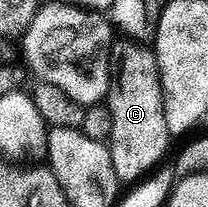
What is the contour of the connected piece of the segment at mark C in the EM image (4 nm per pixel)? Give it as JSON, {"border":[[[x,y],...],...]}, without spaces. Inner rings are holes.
{"border":[[[129,38],[115,39],[110,45],[110,59],[110,89],[106,92],[104,103],[112,114],[112,134],[108,141],[112,170],[116,170],[119,181],[137,182],[163,163],[162,155],[172,143],[168,122],[164,122],[158,63],[149,43]]]}

